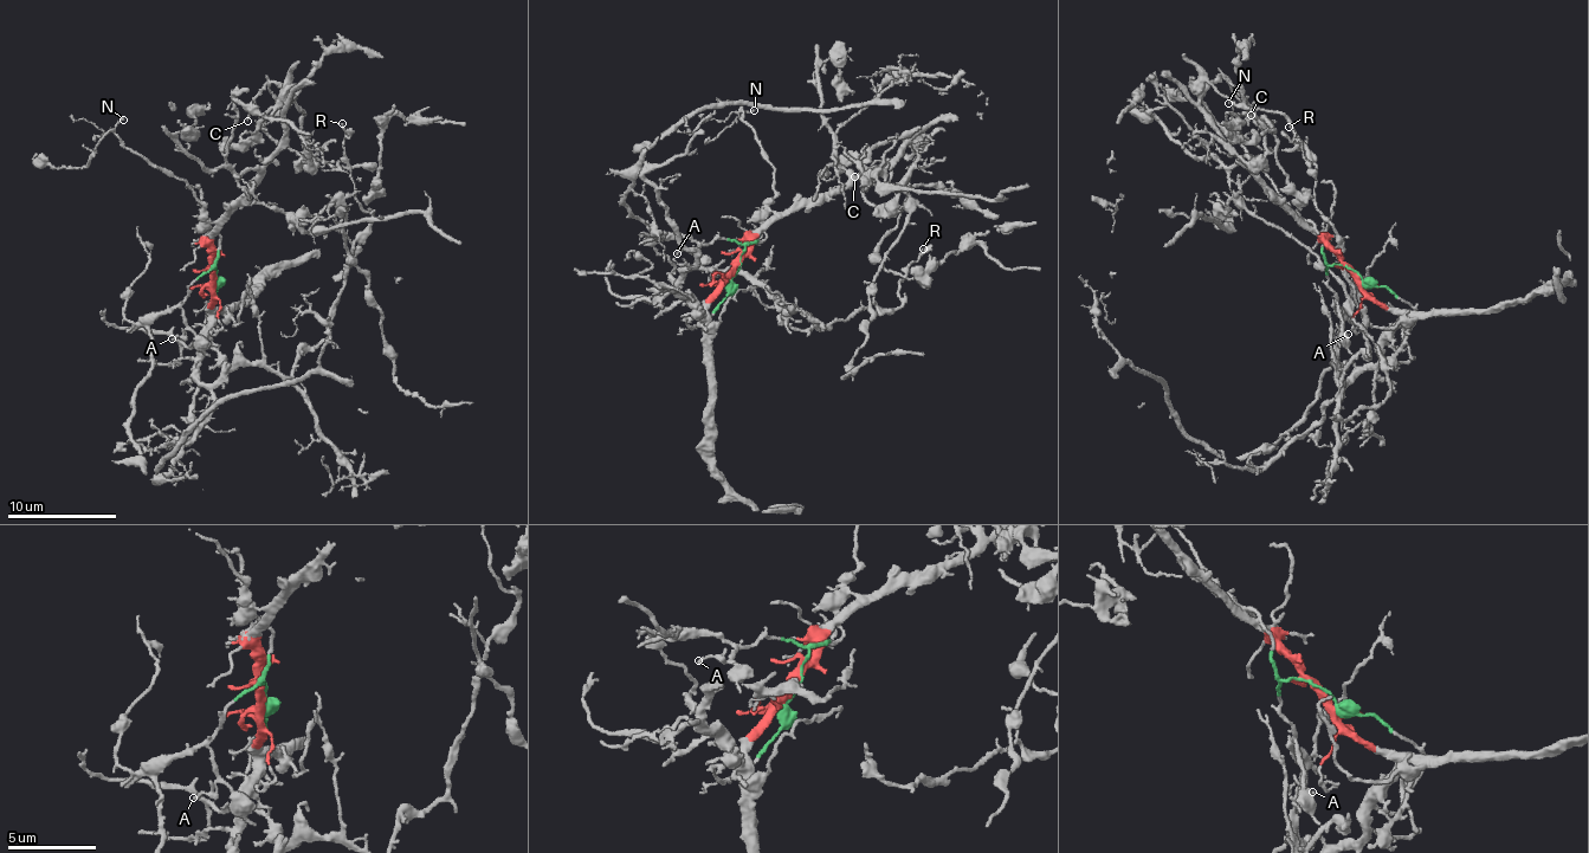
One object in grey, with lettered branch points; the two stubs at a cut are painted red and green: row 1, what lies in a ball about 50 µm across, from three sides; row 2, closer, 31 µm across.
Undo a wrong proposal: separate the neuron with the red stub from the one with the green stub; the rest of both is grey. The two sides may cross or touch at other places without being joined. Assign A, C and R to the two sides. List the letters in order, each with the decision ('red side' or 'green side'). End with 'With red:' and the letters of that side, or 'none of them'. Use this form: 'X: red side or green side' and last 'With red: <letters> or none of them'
A: green side
C: red side
R: red side
With red: C, R

